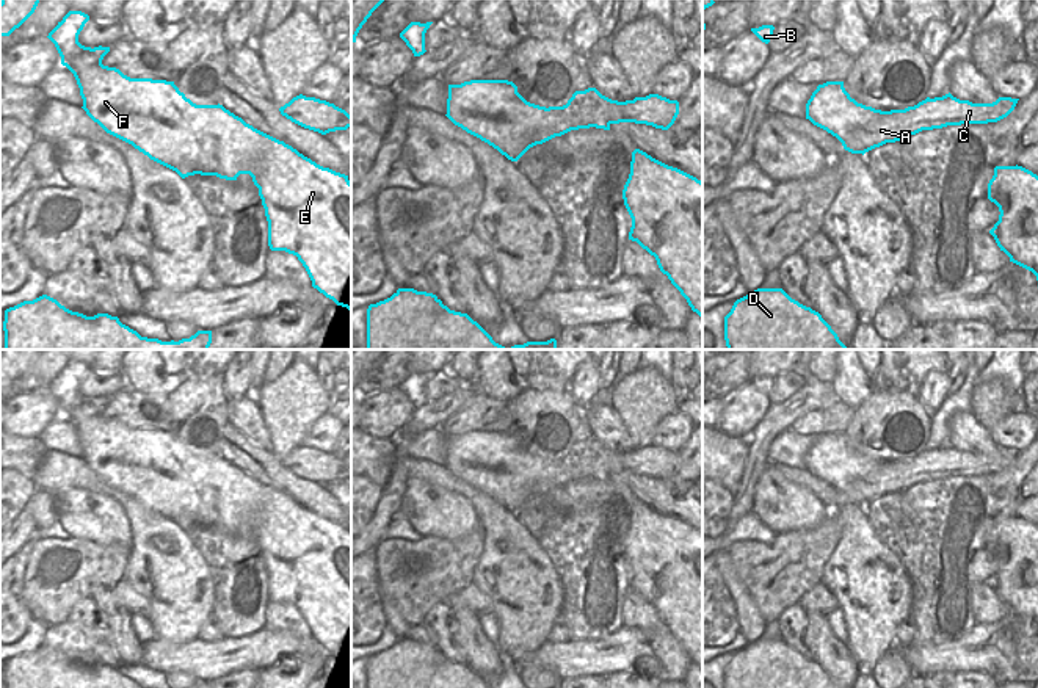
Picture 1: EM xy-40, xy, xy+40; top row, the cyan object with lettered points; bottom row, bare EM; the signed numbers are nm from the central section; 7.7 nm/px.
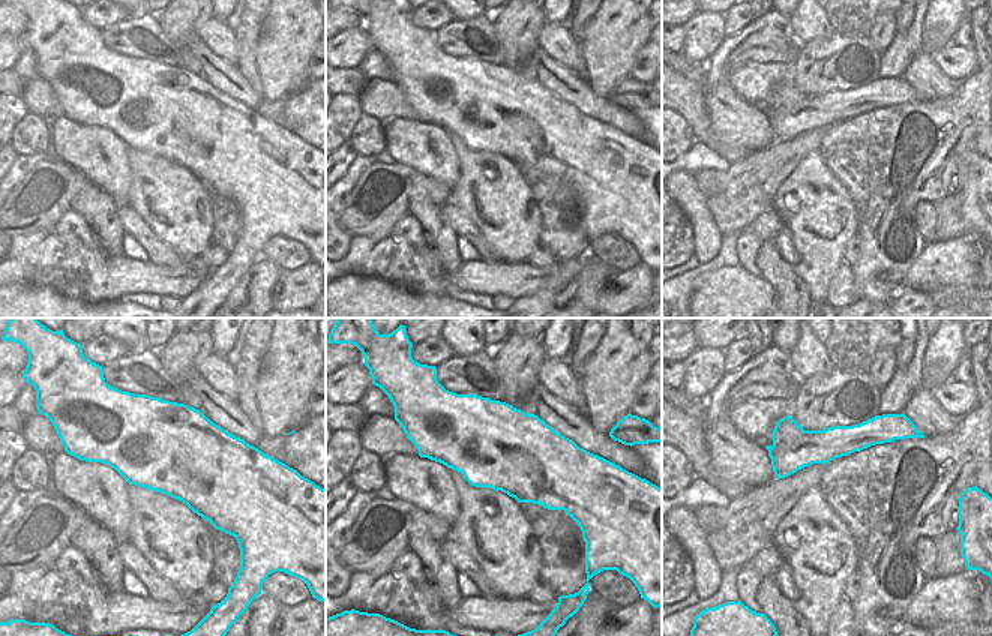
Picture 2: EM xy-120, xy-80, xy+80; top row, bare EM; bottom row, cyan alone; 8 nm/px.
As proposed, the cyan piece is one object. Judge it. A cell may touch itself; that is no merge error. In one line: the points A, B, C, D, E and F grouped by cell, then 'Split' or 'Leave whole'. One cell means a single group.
Groups: A C / B D E F. Split

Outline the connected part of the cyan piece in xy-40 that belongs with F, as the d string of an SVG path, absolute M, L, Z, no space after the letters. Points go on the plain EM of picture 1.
M69 362L47 387L55 395L61 415L74 425L86 465L107 484L132 495L151 511L176 522L182 530L201 525L237 531L240 525L249 525L265 559L270 600L296 607L306 619L312 638L351 663L351 533L348 527L317 516L284 492L246 475L220 454L193 454L174 433L130 429L116 418L103 417L102 411L110 398L91 400L78 393L78 386L88 371L89 367L82 362Z

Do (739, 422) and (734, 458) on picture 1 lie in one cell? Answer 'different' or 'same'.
different

